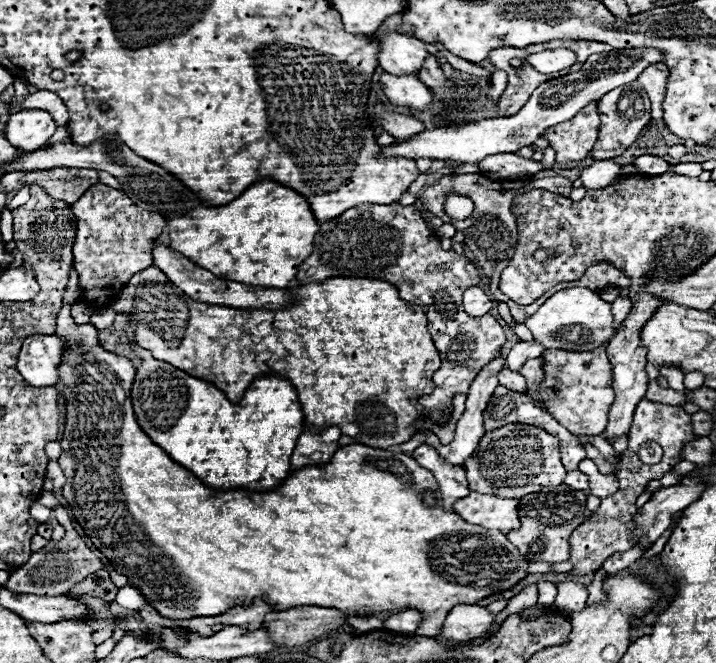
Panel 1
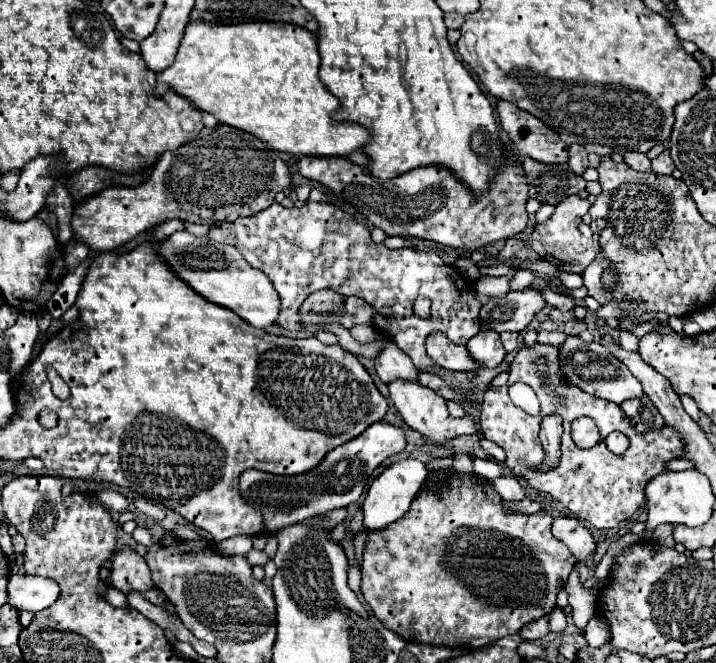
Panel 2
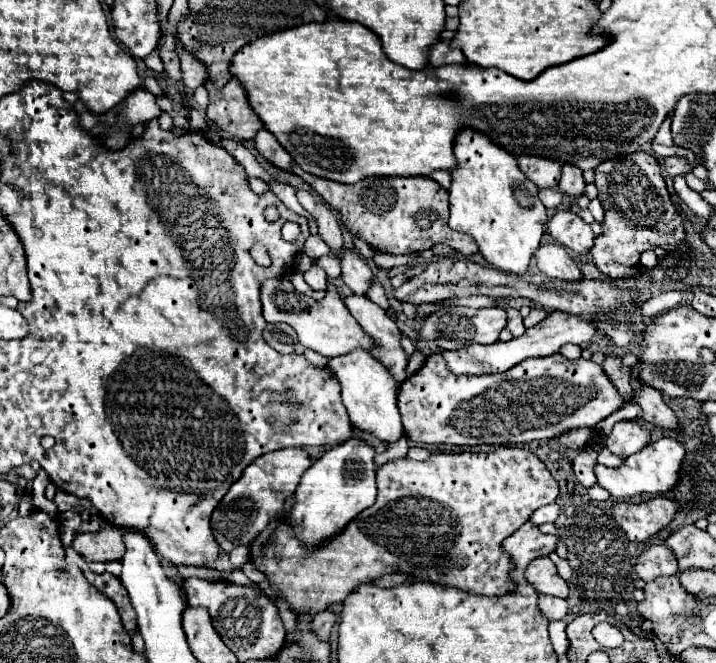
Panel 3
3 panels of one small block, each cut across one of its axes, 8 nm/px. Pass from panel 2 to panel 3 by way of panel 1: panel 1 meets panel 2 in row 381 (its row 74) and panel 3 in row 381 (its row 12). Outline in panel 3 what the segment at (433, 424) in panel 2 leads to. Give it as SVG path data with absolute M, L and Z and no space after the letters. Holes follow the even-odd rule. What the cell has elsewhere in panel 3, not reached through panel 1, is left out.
M348 296L344 302L362 330L372 338L370 354L384 364L396 382L404 382L408 354L402 348L396 322L366 296Z

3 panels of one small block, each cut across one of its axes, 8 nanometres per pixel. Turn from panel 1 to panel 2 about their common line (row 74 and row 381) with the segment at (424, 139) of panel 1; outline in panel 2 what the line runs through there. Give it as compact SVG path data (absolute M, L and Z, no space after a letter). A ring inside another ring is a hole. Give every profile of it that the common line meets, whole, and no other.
M568 336L568 340L560 348L560 370L568 384L582 388L582 392L586 394L592 394L616 404L622 404L628 398L644 396L642 384L632 376L632 372L618 358L610 356L610 352L606 352L606 348L602 348L602 344L598 342L584 342L578 336Z

